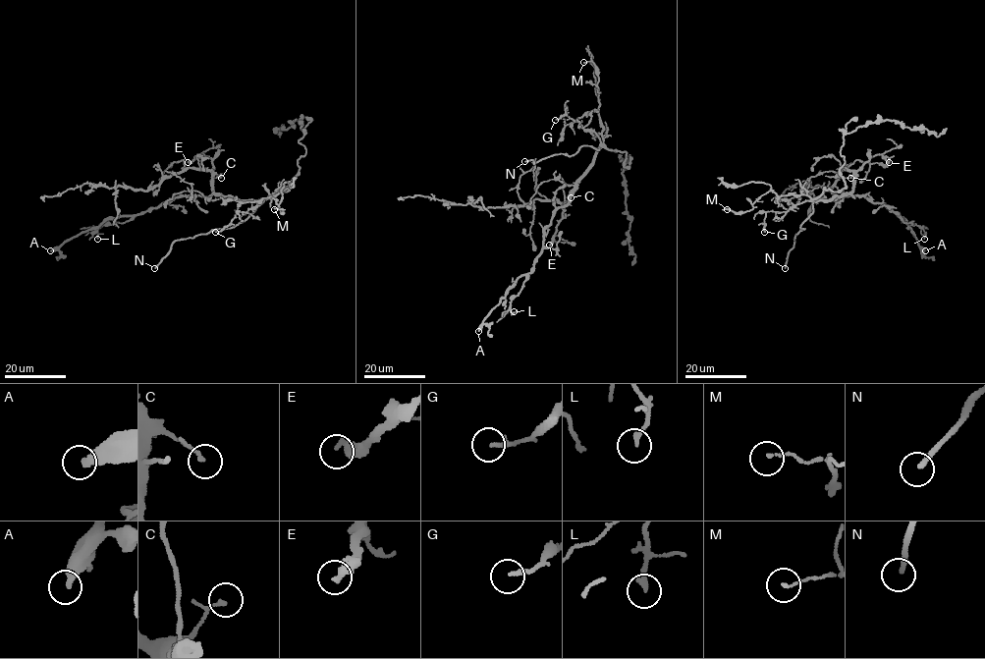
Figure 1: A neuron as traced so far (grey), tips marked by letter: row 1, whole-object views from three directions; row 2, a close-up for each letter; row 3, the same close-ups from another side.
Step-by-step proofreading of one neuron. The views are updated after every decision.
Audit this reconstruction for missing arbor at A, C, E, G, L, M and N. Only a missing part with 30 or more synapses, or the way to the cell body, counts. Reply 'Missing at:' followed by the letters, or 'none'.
Missing at: A, N

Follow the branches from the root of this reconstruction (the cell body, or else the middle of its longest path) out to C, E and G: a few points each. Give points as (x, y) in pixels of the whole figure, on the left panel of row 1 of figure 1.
C: (245, 199), (214, 192), (213, 175), (221, 178)
E: (245, 199), (214, 192), (210, 158), (200, 155), (188, 162)
G: (245, 199), (264, 200), (246, 212), (237, 211), (230, 223), (215, 232)

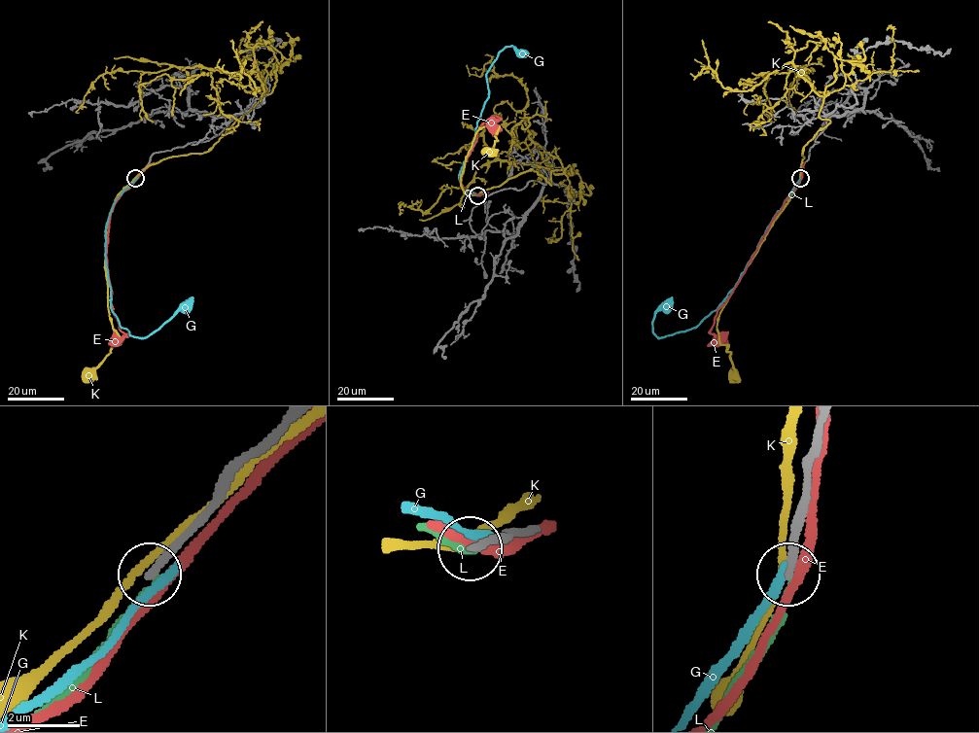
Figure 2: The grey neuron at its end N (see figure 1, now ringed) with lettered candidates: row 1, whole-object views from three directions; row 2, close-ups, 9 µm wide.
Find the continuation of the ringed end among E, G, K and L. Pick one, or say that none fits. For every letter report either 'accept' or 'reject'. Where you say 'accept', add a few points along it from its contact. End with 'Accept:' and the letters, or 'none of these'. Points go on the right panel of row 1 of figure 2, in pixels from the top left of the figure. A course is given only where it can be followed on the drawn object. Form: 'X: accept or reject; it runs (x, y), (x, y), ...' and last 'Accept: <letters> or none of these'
E: reject
G: reject
K: reject
L: reject
Accept: none of these

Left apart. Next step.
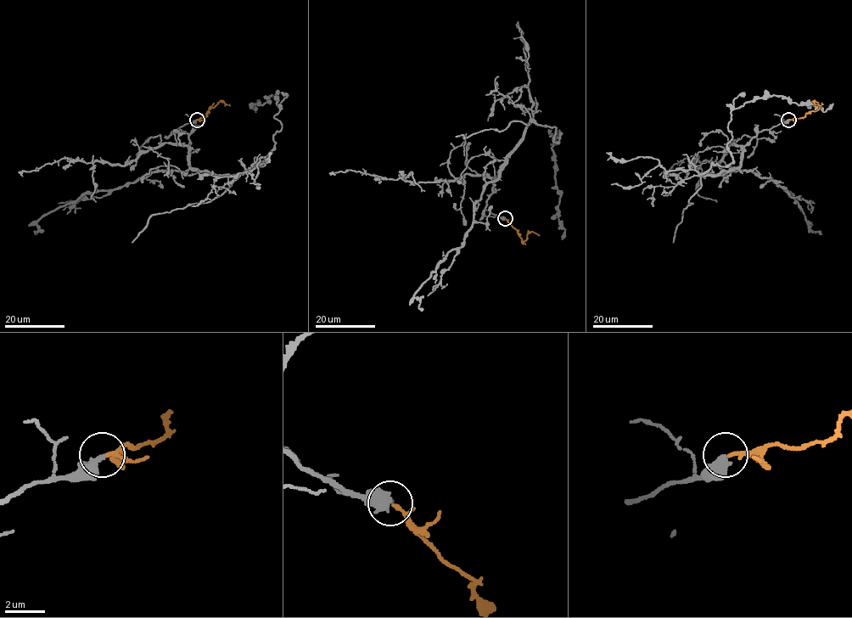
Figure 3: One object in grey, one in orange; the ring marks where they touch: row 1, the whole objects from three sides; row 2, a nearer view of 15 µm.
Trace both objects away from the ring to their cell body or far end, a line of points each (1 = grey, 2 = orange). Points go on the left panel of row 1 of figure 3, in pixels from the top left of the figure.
1: (197, 120), (177, 129), (191, 167), (243, 174), (282, 128), (277, 98), (252, 103)
2: (197, 120), (205, 117), (210, 109), (221, 100), (230, 106)

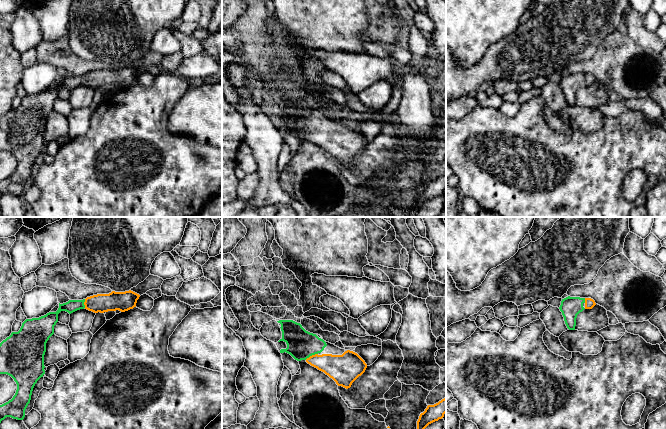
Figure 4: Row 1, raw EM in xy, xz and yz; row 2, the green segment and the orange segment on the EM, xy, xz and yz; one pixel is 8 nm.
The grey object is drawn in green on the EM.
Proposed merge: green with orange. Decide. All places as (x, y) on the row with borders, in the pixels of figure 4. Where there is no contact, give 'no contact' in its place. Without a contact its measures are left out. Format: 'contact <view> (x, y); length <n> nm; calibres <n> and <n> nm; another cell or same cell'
contact xz (311, 355); length 120 nm; calibres 240 and 200 nm; same cell

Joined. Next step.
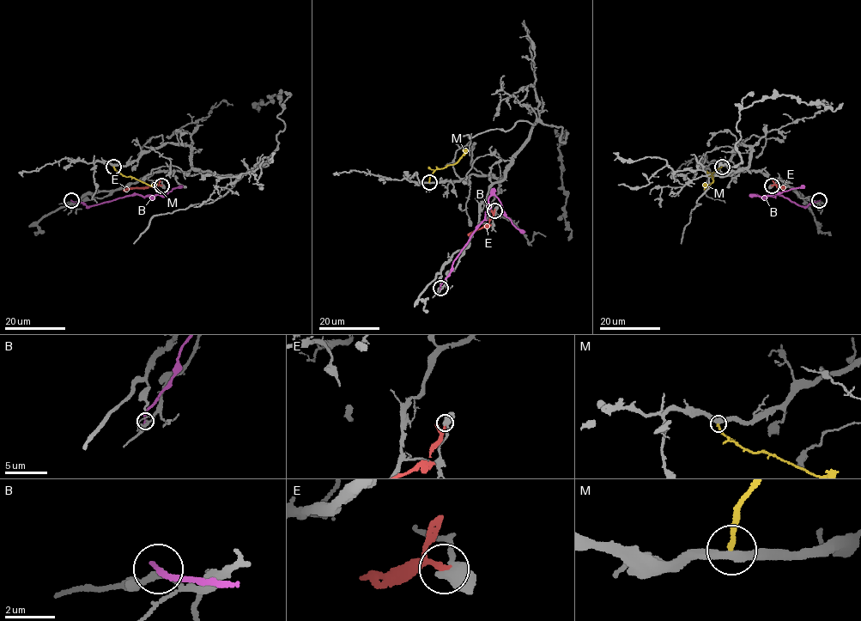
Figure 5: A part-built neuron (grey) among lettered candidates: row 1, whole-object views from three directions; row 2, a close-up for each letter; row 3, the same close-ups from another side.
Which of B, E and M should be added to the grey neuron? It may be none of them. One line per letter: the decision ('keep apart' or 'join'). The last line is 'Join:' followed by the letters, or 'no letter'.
B: keep apart
E: keep apart
M: join
Join: M

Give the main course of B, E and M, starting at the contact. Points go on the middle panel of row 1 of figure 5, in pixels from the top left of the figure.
B: (440, 288), (451, 270), (452, 262), (484, 219), (492, 195), (498, 198), (506, 215), (516, 228), (524, 232)
E: (494, 210), (489, 224), (468, 235)
M: (429, 182), (430, 176), (437, 169), (454, 164), (466, 149)

